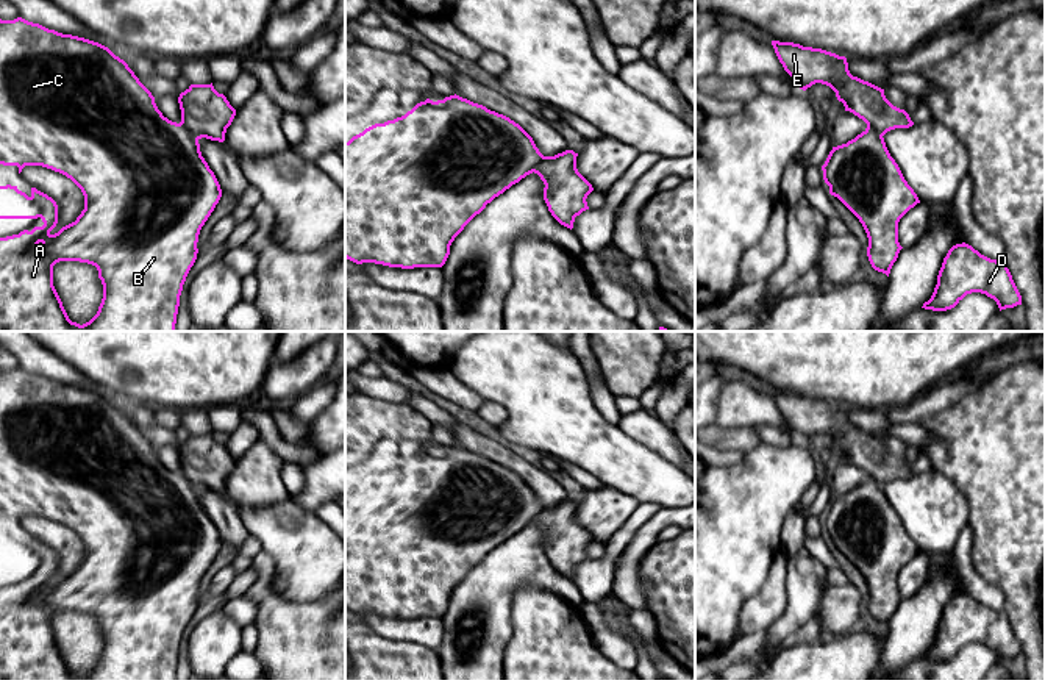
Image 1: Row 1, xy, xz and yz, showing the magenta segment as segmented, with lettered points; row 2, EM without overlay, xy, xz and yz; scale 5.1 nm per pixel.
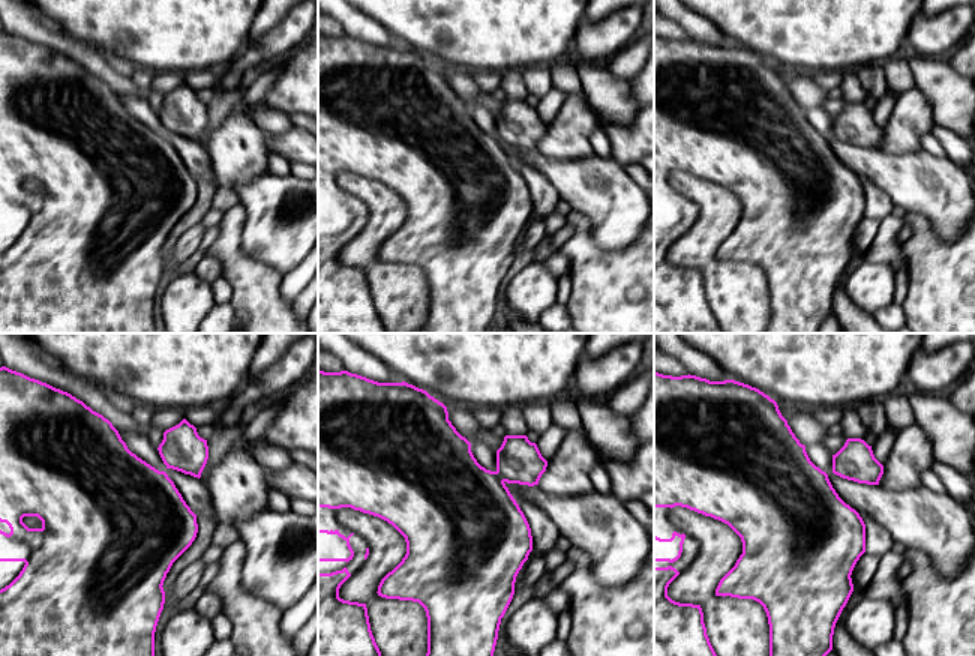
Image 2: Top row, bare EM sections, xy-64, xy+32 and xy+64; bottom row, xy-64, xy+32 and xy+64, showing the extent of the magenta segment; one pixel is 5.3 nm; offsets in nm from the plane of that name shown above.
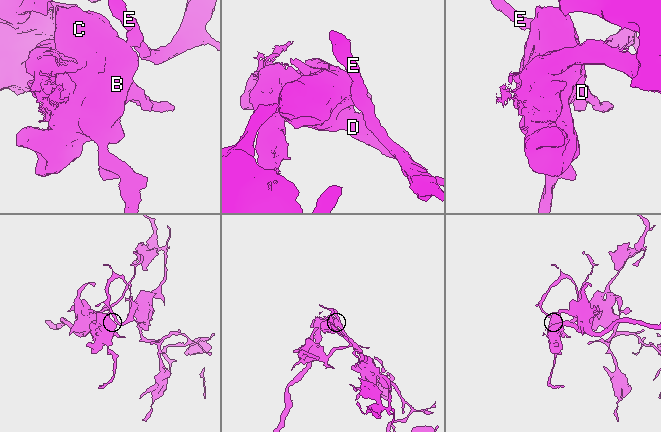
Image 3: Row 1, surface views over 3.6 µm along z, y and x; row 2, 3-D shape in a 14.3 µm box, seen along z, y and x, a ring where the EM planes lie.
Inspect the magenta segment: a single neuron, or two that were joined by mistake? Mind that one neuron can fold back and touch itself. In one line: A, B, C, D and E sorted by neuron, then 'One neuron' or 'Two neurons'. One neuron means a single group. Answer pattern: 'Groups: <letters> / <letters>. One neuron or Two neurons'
Groups: A B C D E. One neuron

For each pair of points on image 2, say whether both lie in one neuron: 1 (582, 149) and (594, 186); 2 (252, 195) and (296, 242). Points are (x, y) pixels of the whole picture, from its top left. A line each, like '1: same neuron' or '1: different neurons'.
1: different neurons
2: same neuron

